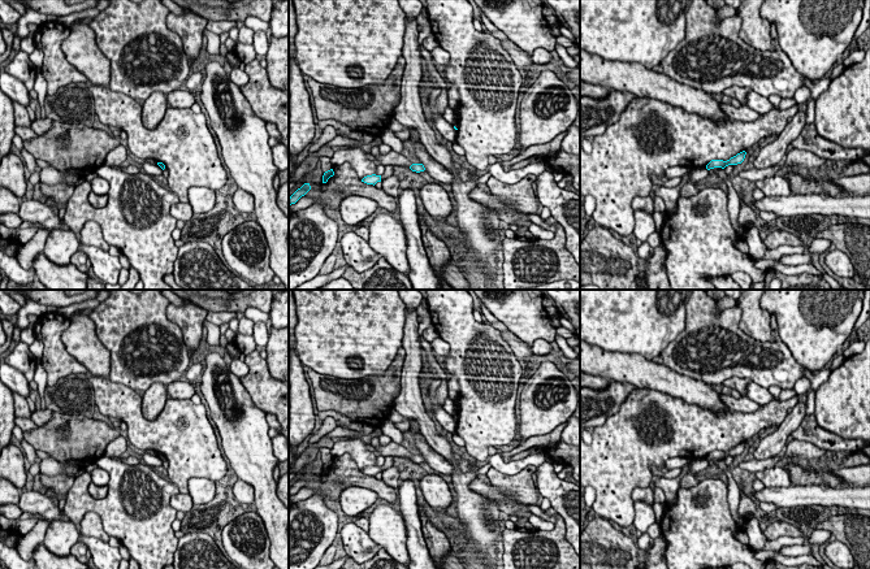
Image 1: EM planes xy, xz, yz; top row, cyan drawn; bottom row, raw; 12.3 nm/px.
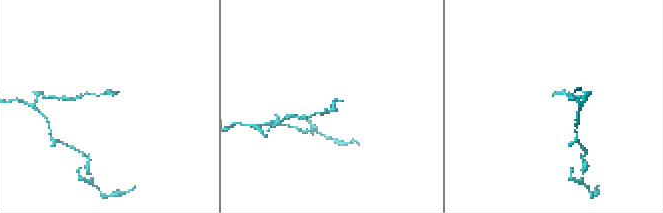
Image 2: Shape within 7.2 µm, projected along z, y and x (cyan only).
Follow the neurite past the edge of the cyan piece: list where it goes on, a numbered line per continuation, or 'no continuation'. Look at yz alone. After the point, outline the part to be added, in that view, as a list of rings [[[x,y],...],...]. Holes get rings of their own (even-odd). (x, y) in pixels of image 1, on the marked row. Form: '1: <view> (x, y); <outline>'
no continuation

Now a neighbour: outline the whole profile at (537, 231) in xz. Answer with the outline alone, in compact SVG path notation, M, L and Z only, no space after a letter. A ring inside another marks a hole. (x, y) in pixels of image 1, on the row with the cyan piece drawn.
M531 223L528 230L536 239L542 239L542 240L550 240L555 235L553 231L545 230L536 223Z

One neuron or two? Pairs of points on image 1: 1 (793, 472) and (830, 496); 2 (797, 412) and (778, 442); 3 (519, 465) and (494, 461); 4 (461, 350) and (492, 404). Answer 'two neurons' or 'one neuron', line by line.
1: two neurons
2: one neuron
3: one neuron
4: one neuron

